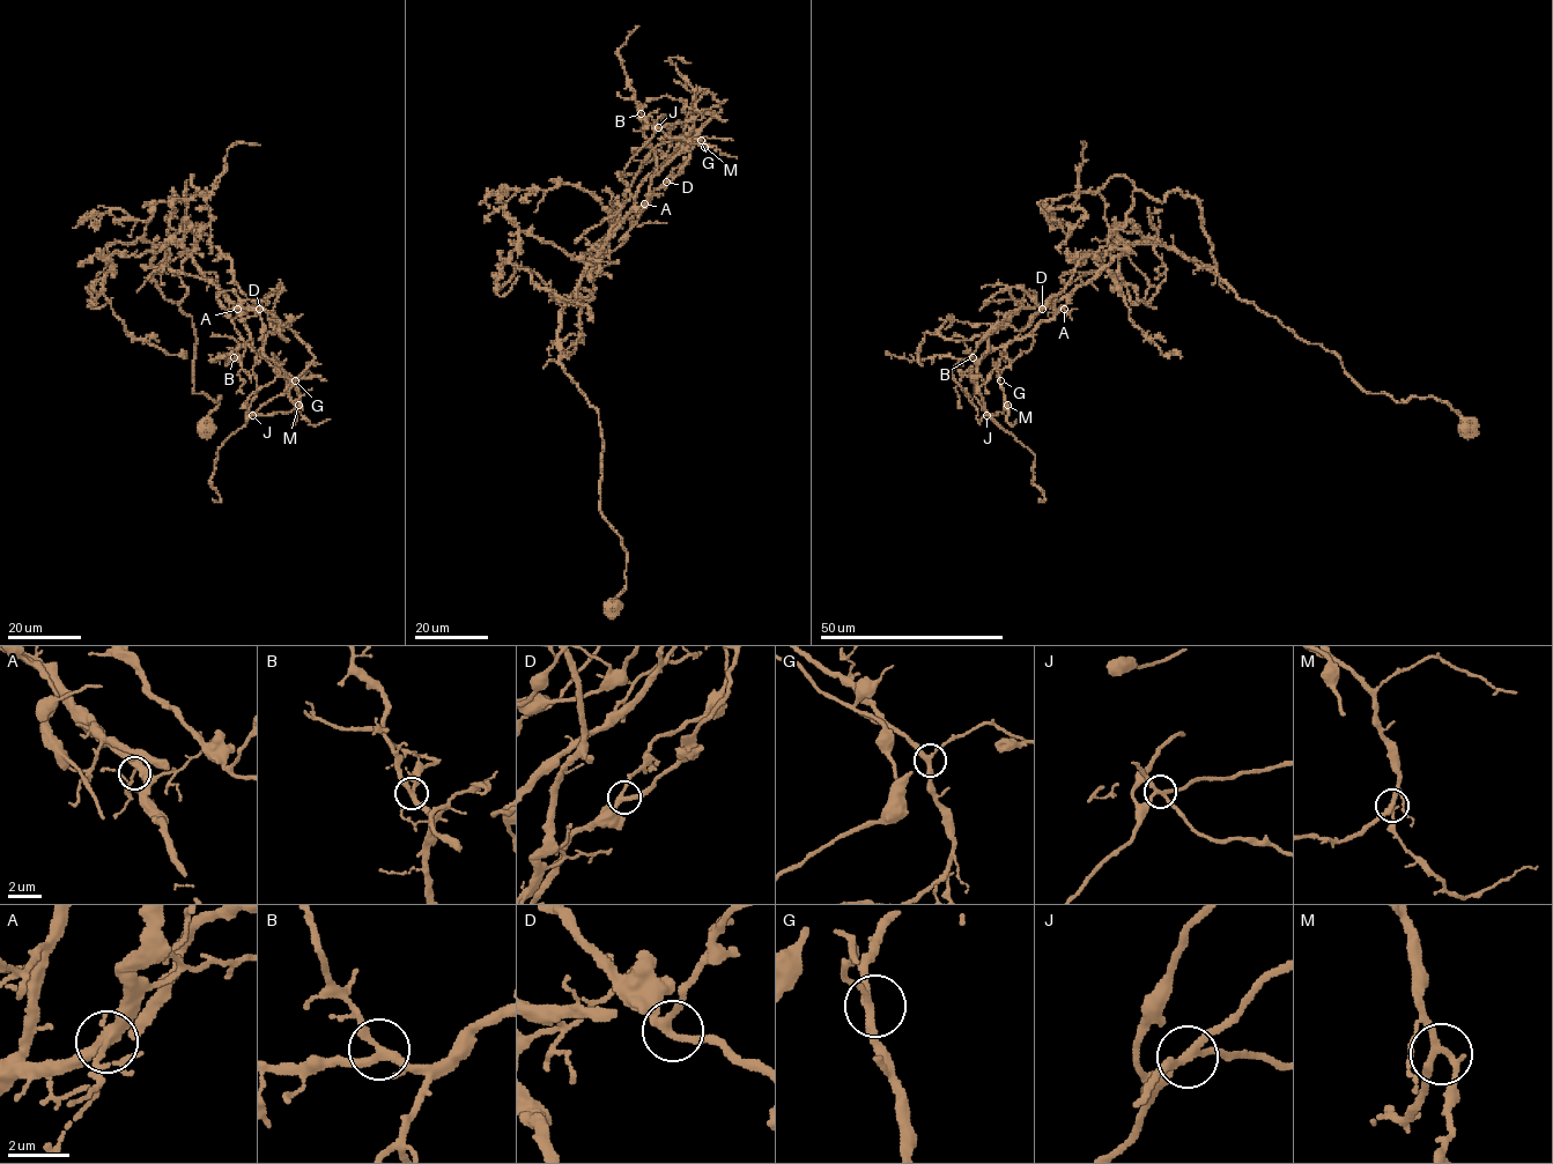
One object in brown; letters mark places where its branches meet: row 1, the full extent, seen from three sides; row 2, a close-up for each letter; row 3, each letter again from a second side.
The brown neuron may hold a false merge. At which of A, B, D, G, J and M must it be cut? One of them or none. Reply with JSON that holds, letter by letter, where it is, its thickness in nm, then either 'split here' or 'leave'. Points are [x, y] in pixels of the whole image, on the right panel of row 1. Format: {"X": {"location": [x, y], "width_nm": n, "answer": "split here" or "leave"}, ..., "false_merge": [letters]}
{"A": {"location": [1064, 309], "width_nm": 300, "answer": "leave"}, "B": {"location": [973, 357], "width_nm": 260, "answer": "leave"}, "D": {"location": [1042, 309], "width_nm": 240, "answer": "leave"}, "G": {"location": [1000, 380], "width_nm": 240, "answer": "leave"}, "J": {"location": [986, 415], "width_nm": 240, "answer": "split here"}, "M": {"location": [1007, 405], "width_nm": 240, "answer": "leave"}, "false_merge": ["J"]}

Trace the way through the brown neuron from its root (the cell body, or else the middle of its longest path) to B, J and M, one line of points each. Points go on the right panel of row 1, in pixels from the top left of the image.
B: (1468, 428), (1433, 398), (1365, 392), (1337, 354), (1161, 245), (1126, 244), (1052, 318), (973, 357)
J: (1468, 428), (1433, 398), (1365, 392), (1337, 354), (1152, 244), (1126, 244), (1008, 342), (980, 388), (986, 415)
M: (1468, 428), (1433, 398), (1365, 392), (1337, 354), (1152, 244), (1126, 244), (1038, 326), (1000, 372), (1007, 405)

